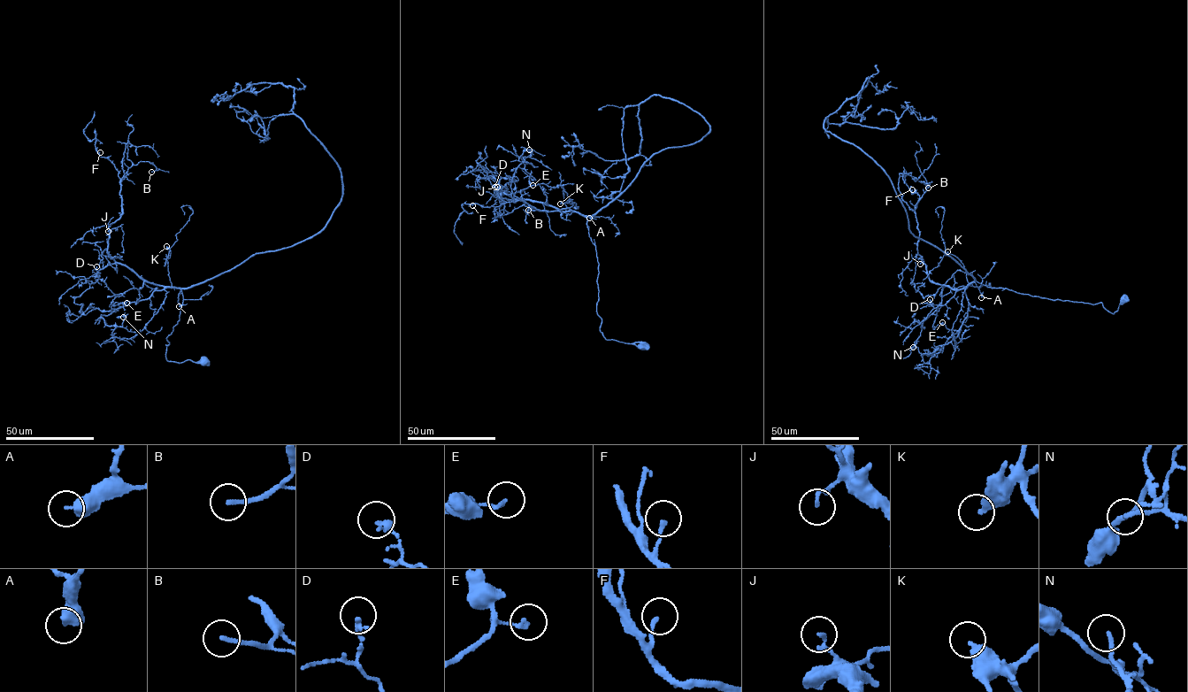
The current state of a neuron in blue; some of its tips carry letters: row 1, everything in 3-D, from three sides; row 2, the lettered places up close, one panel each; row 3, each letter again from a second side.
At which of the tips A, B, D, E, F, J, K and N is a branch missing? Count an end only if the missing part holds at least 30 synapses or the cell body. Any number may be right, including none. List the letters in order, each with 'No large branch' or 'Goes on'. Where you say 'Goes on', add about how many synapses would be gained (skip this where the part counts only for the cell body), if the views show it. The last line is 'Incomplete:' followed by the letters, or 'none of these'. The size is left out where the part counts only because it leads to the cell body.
A: No large branch
B: No large branch
D: No large branch
E: No large branch
F: No large branch
J: No large branch
K: Goes on. Roughly 45 synapses
N: No large branch
Incomplete: K

